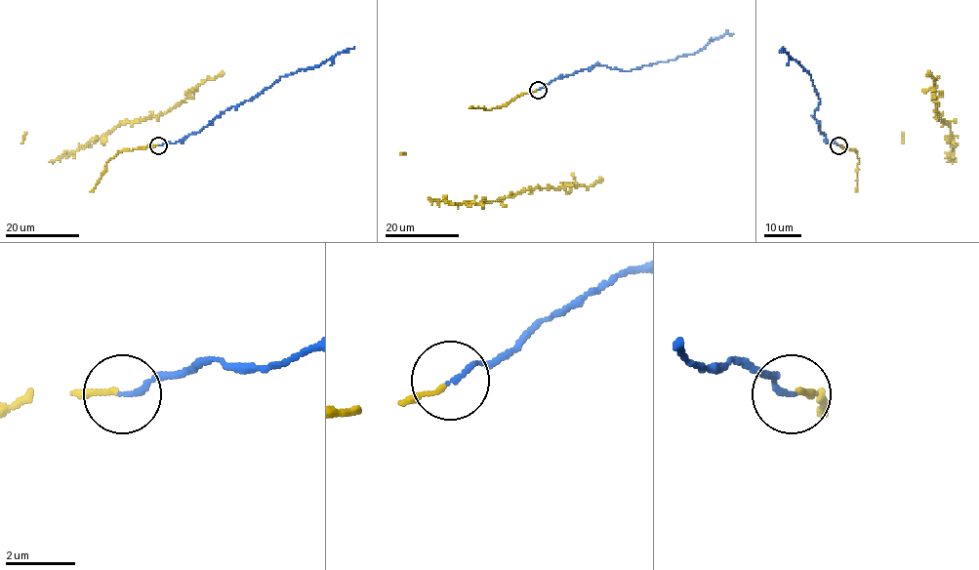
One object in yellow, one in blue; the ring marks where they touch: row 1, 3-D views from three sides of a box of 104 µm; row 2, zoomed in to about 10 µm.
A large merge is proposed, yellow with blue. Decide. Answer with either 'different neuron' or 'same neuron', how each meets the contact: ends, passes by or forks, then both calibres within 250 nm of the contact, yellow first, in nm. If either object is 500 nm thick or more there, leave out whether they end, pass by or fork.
same neuron; yellow ends; blue ends; calibres 130 and 150 nm

